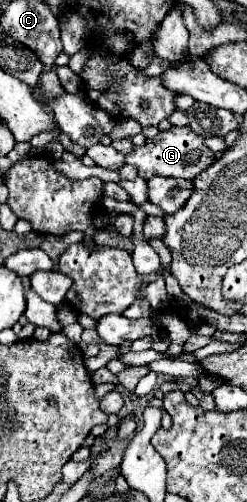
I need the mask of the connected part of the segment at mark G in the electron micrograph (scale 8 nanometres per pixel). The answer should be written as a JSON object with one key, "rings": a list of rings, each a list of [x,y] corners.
{"rings":[[[172,127],[170,131],[160,131],[154,139],[148,139],[144,147],[136,147],[134,153],[126,155],[126,161],[134,165],[138,175],[146,181],[154,175],[194,179],[198,173],[212,165],[214,153],[204,145],[204,137],[194,133],[190,127]]]}

